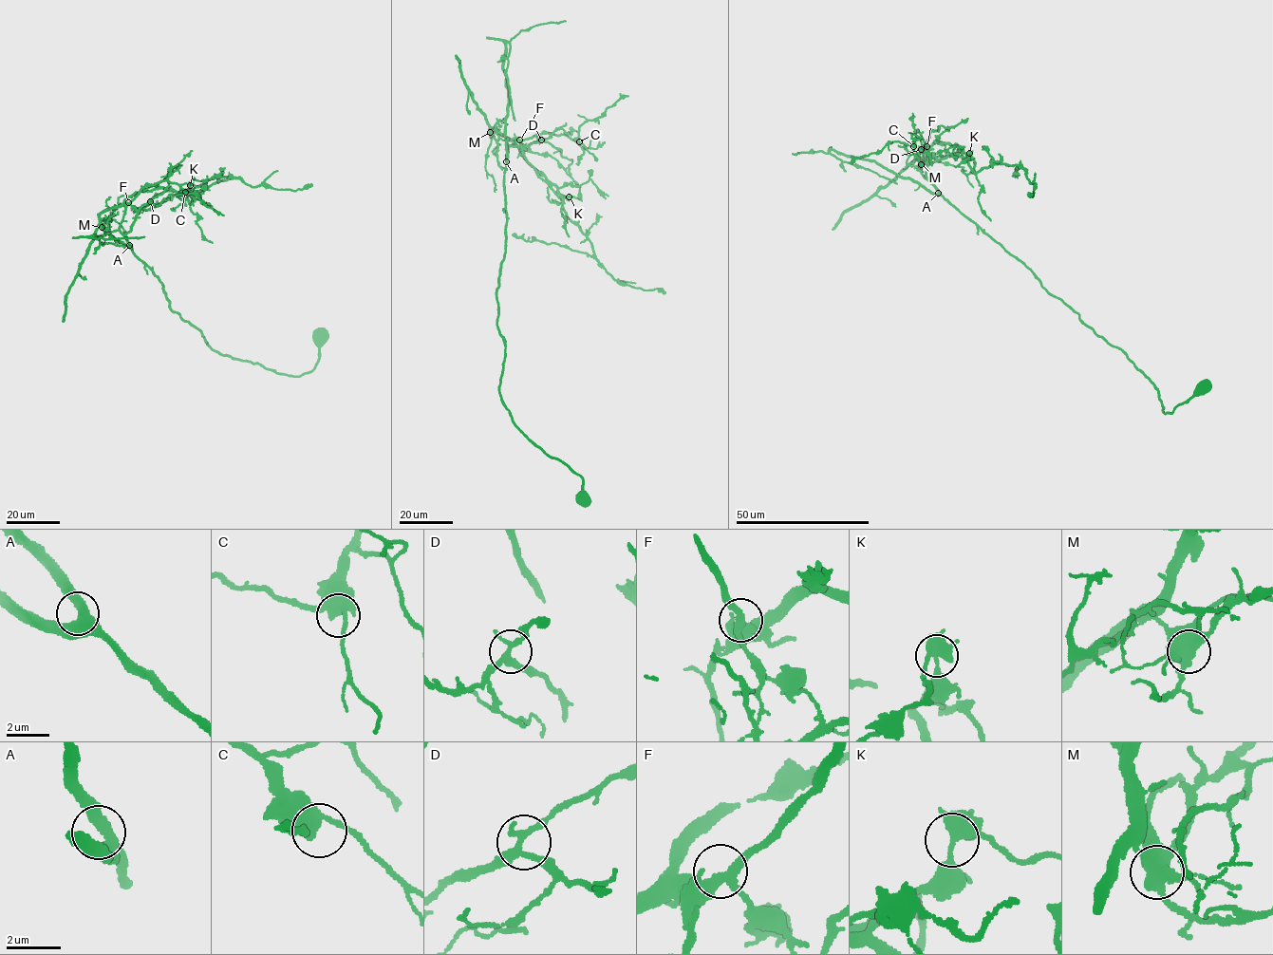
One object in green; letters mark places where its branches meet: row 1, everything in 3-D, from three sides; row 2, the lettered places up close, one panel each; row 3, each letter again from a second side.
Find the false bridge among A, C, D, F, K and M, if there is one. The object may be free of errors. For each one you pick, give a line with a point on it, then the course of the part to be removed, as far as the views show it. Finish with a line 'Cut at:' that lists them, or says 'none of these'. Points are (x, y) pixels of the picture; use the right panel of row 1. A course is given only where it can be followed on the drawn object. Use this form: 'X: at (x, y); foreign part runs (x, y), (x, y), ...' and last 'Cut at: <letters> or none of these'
M: at (921, 164); foreign part runs (921, 163), (923, 149), (945, 142), (960, 148), (974, 172), (1020, 162), (1016, 173)
Cut at: M

